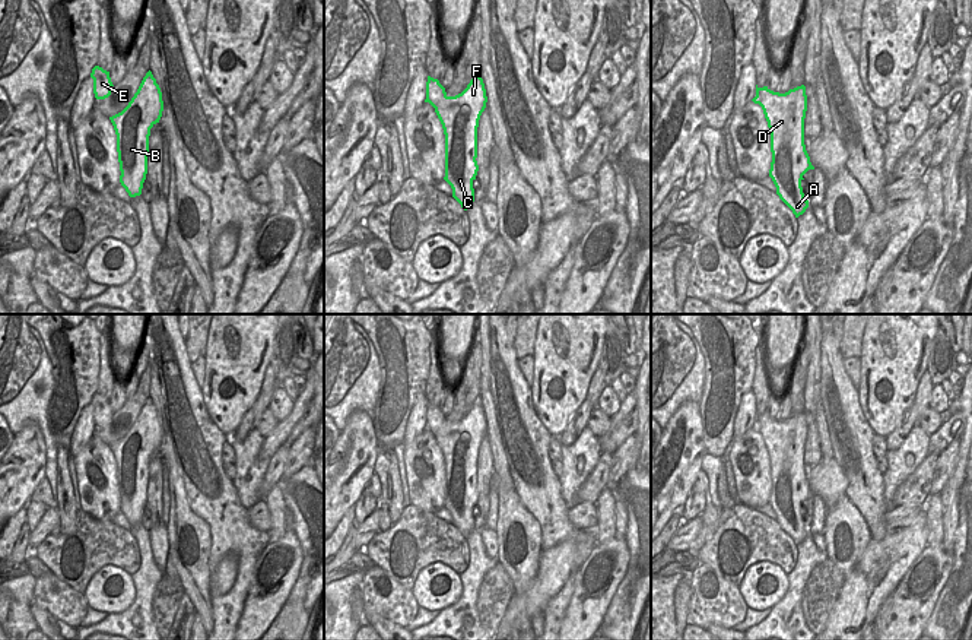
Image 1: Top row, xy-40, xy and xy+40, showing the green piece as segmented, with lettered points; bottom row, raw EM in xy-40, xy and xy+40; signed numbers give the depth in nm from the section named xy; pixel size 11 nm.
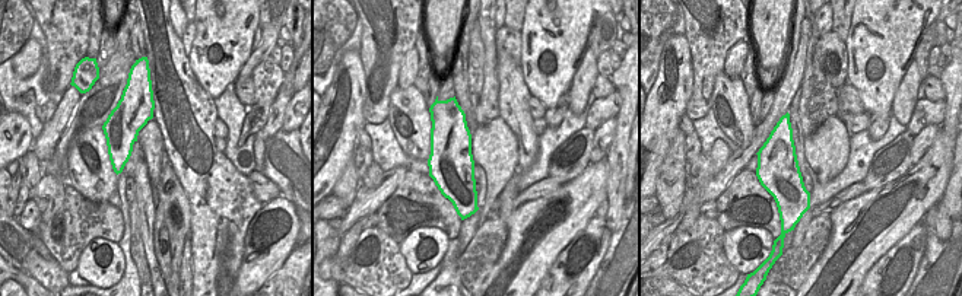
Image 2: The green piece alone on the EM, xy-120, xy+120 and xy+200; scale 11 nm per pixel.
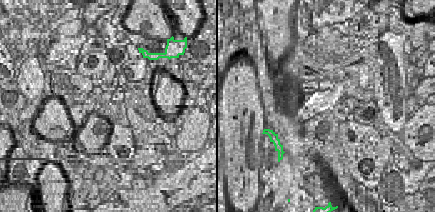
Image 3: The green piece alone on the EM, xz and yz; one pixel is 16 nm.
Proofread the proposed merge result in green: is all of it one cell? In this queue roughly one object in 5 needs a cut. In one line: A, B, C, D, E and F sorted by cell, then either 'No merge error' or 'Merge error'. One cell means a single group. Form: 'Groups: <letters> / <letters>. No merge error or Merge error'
Groups: A B C D E F. No merge error.

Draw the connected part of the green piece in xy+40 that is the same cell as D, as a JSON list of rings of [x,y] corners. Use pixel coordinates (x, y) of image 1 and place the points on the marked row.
[[[756,85],[756,96],[752,101],[762,107],[771,133],[769,177],[779,199],[798,218],[809,207],[801,187],[803,175],[814,169],[804,145],[806,86],[779,94]]]

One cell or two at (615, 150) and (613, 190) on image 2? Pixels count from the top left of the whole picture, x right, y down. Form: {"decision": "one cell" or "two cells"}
{"decision": "one cell"}

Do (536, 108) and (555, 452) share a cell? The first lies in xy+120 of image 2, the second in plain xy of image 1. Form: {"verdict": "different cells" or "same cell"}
{"verdict": "same cell"}

